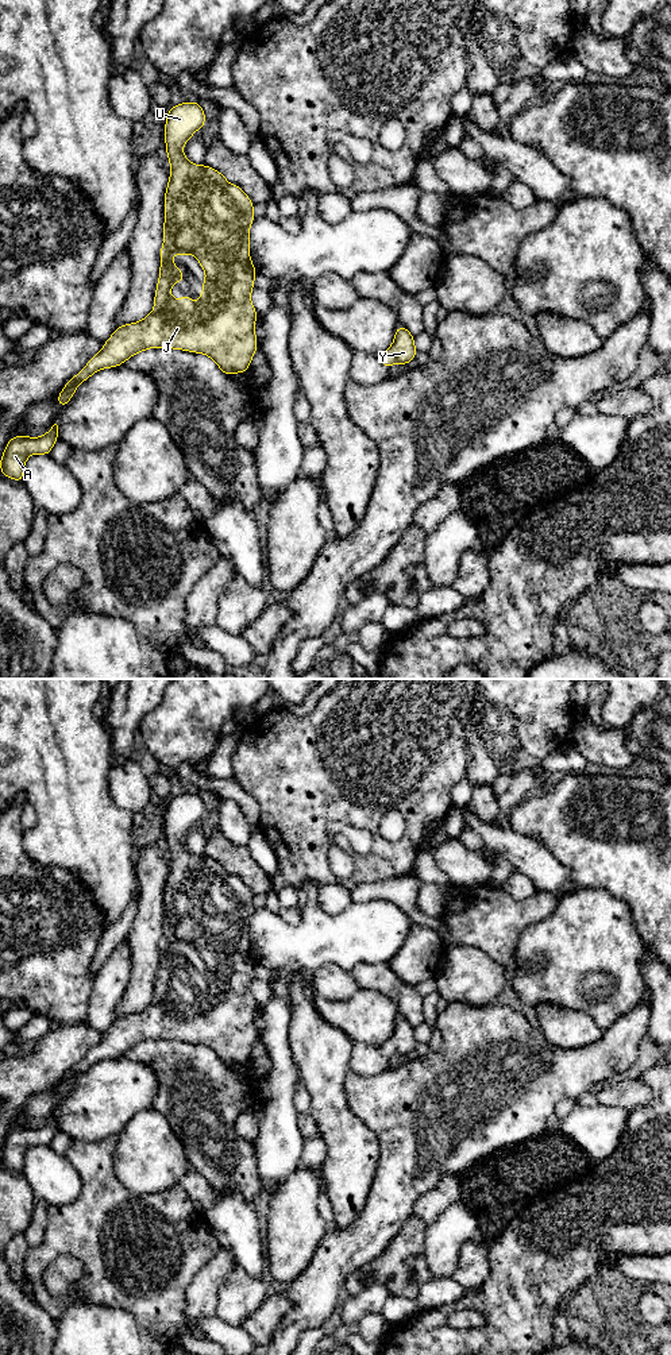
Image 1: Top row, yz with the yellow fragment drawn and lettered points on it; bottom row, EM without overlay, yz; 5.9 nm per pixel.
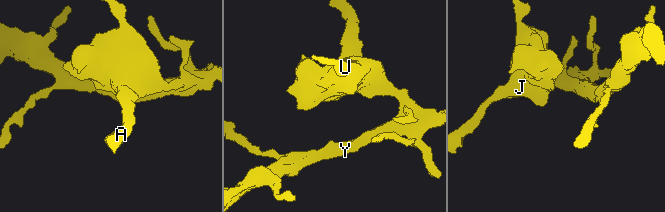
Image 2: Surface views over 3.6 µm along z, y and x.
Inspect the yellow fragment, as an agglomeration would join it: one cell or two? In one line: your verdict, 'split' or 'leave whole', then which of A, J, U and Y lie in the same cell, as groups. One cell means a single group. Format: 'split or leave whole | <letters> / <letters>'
leave whole | A J U Y

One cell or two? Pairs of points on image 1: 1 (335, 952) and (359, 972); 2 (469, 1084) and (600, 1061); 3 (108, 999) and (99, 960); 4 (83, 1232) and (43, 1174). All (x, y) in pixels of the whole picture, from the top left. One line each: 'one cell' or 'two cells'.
1: two cells
2: one cell
3: two cells
4: two cells

